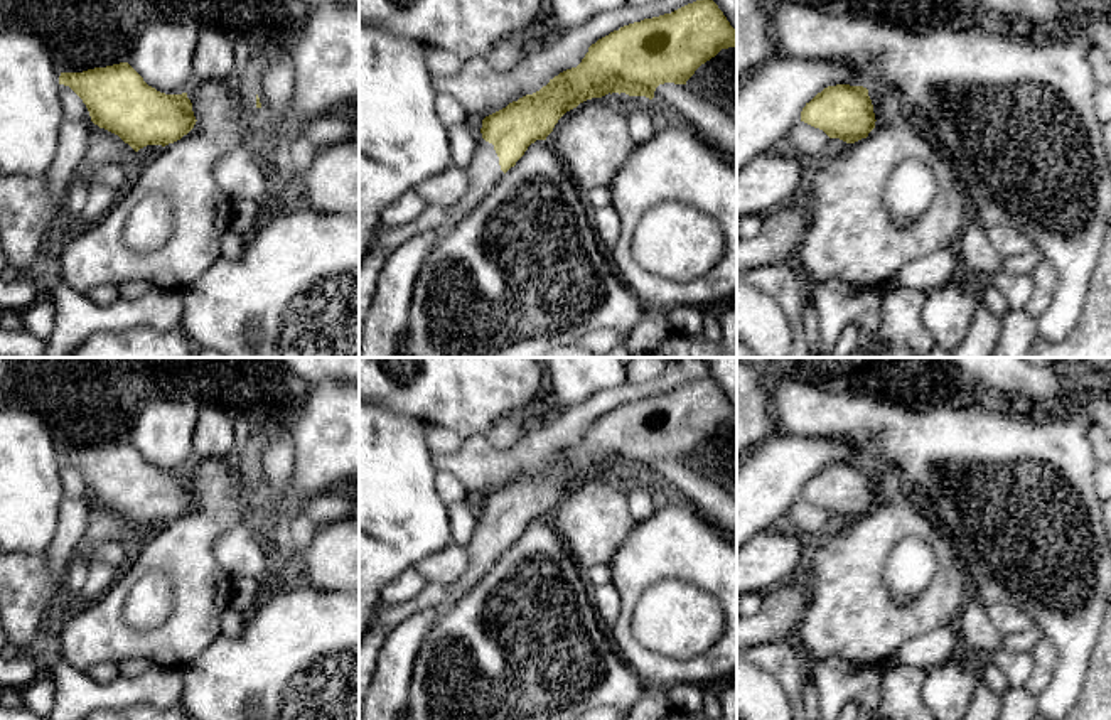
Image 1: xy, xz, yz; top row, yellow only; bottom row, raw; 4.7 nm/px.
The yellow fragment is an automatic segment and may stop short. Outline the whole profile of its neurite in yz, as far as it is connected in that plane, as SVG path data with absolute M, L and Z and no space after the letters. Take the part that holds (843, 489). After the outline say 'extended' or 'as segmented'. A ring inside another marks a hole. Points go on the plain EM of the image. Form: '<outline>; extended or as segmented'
M836 462L806 481L801 499L823 508L829 516L855 521L868 514L877 497L867 465Z; as segmented

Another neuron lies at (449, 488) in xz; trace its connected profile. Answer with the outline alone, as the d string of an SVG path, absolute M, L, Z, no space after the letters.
M437 470L435 489L438 497L445 504L464 501L469 494L465 487L462 486L462 482L452 472L447 472L447 470Z

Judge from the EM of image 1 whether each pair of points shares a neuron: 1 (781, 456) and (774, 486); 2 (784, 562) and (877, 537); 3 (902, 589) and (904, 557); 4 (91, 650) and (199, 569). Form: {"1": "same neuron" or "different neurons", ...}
{"1": "same neuron", "2": "different neurons", "3": "same neuron", "4": "same neuron"}

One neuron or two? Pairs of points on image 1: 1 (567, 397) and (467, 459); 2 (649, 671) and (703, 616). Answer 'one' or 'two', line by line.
1: two
2: two

